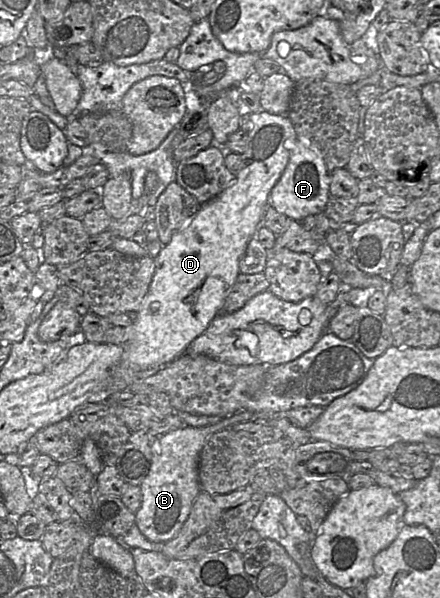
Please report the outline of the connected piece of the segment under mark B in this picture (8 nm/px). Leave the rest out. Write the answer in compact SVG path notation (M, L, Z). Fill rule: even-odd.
M186 425L157 436L152 446L152 463L148 475L140 485L142 503L135 513L135 524L152 542L167 542L181 529L189 516L192 505L200 493L199 459L210 426Z

